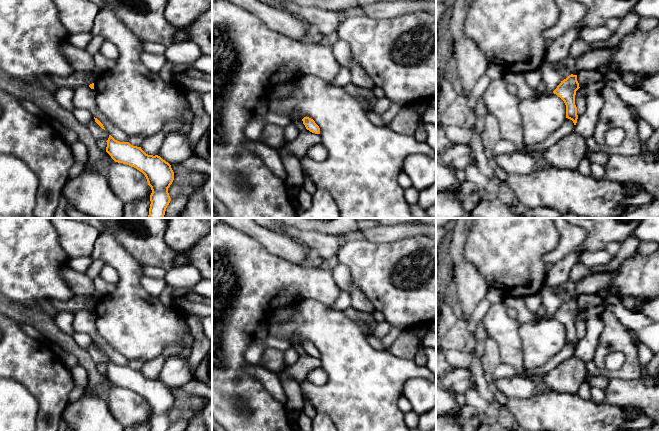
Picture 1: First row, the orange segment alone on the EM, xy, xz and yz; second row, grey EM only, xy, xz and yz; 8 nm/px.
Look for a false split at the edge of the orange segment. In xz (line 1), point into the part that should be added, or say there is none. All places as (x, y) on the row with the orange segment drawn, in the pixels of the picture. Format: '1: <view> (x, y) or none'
1: none

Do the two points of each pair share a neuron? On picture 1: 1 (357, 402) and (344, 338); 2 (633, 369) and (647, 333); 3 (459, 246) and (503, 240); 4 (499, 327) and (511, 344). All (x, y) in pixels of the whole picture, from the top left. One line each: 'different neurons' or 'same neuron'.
1: same neuron
2: different neurons
3: different neurons
4: same neuron

